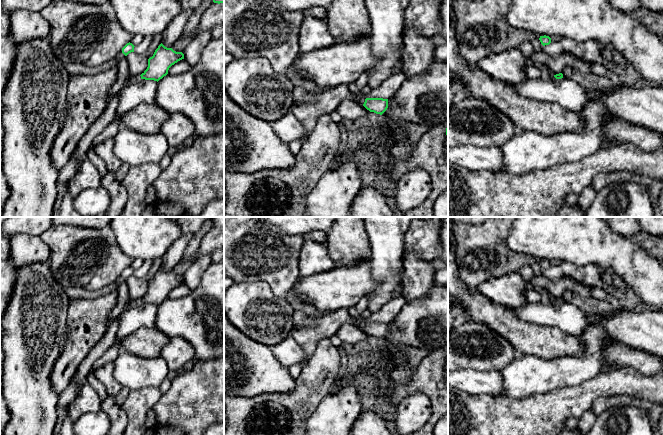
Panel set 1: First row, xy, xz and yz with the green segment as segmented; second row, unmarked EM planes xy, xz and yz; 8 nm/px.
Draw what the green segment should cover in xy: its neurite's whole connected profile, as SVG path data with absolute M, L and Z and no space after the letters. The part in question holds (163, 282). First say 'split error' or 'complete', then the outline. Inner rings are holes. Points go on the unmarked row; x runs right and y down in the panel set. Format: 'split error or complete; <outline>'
split error; M162 267L155 274L152 281L148 283L148 291L141 298L137 300L131 300L124 311L133 308L140 303L159 305L168 298L169 292L184 283L182 276L176 276L172 272L165 271Z

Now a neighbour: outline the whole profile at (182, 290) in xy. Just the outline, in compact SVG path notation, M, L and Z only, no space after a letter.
M182 283L169 292L168 298L170 299L182 298L189 295L191 291L192 290L187 285Z

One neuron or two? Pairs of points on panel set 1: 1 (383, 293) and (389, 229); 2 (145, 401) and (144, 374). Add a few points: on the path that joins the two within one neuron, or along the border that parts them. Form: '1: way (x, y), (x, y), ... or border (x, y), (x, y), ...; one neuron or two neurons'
1: way (387, 277), (387, 245); one neuron
2: border (158, 387), (143, 387), (131, 390); two neurons

